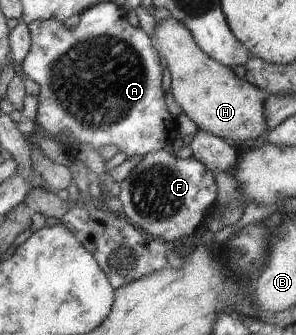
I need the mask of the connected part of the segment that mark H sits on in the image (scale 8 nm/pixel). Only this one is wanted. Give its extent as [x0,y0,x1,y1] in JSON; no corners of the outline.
[155,16,273,145]

